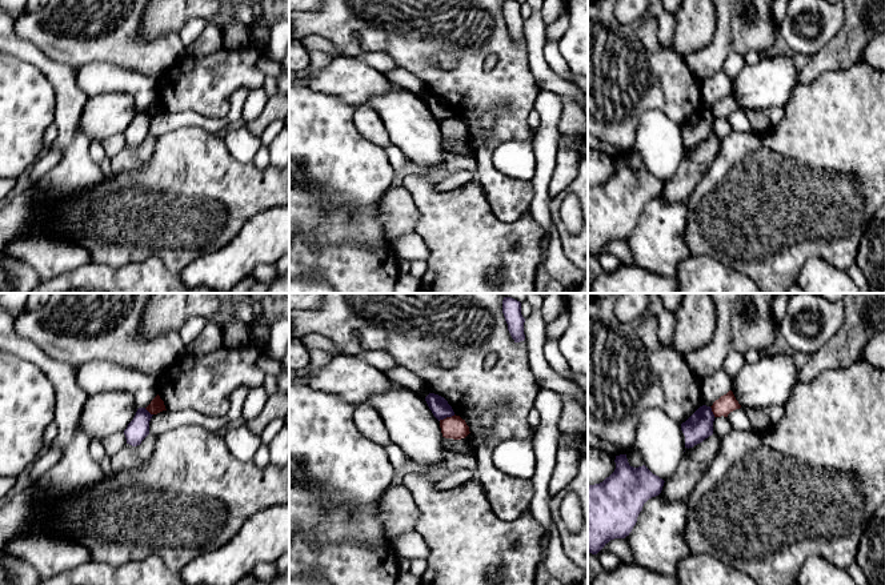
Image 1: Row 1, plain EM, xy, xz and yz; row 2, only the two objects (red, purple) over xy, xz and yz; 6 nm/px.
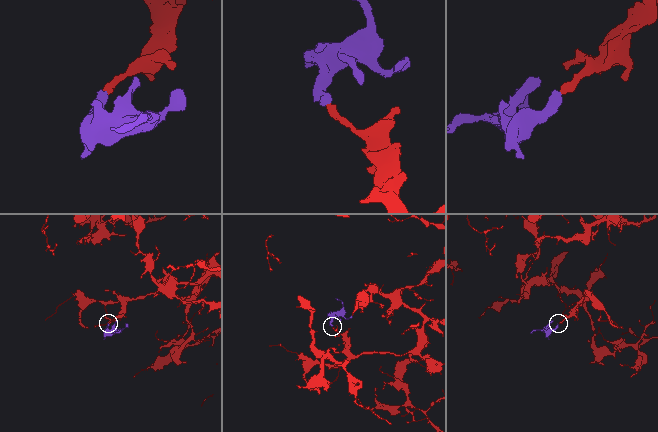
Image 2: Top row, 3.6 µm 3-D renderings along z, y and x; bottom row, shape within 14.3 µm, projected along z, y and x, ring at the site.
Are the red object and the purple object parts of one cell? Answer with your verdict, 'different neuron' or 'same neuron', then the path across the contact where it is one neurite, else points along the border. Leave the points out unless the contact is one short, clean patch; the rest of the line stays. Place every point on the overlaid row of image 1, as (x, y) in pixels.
different neuron; border xz (455, 415), (439, 420)

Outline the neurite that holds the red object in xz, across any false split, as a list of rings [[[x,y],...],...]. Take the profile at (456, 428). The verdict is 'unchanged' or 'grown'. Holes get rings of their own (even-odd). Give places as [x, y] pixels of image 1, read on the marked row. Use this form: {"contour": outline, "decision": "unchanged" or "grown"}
{"contour": [[[456,414],[440,420],[440,428],[442,437],[445,438],[461,440],[470,433],[465,420],[462,420],[460,416]]], "decision": "unchanged"}

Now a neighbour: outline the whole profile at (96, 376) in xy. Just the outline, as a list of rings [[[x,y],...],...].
[[[103,360],[88,361],[79,368],[79,381],[89,396],[108,390],[129,392],[139,408],[147,408],[159,393],[153,376]]]

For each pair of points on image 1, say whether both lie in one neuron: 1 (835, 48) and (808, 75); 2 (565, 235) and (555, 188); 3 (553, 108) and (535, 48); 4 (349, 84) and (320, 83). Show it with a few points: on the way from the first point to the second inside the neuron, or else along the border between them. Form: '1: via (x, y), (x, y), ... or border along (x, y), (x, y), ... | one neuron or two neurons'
1: via (828, 55), (815, 68) | one neuron
2: border along (573, 179), (551, 197) | two neurons
3: border along (541, 89), (555, 92), (559, 96) | two neurons
4: via (343, 83), (327, 83) | one neuron

